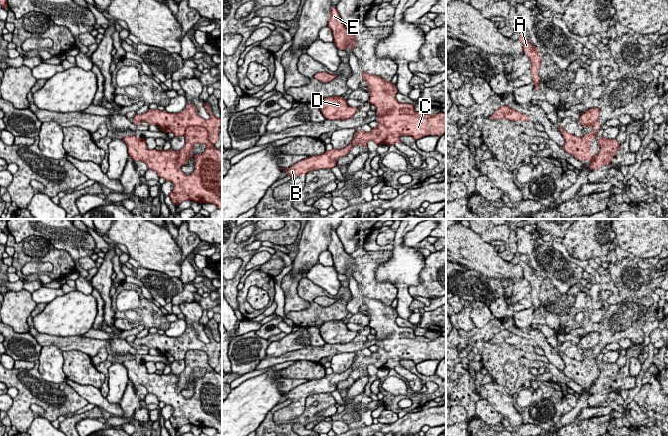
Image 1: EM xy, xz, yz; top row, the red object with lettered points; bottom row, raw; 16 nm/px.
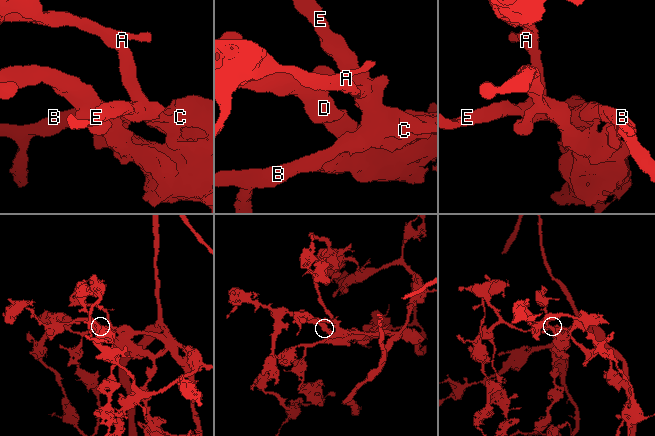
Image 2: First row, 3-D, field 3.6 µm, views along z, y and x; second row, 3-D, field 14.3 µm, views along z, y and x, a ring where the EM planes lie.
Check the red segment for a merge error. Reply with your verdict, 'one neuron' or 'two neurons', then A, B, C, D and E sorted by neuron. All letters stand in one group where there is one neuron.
two neurons; groups A B C E / D

